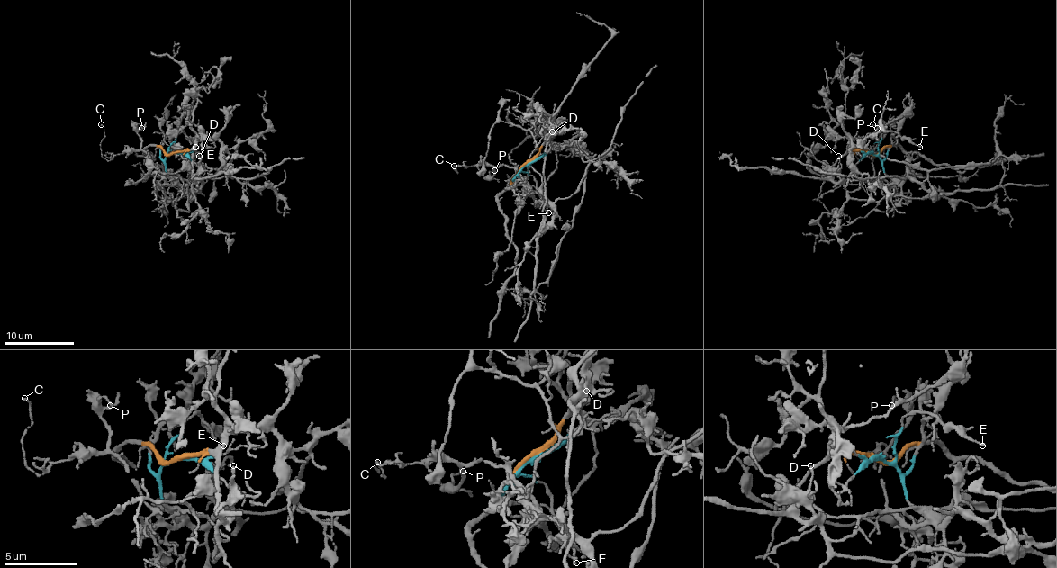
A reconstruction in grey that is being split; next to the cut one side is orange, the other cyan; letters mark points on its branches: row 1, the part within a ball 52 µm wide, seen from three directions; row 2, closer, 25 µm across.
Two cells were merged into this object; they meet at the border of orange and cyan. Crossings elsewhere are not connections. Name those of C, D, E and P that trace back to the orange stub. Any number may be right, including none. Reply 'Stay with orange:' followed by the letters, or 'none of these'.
Stay with orange: D

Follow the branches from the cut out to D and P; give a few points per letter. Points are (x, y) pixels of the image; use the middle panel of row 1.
D: (524, 165), (538, 151), (548, 123), (552, 132)
P: (524, 165), (518, 174), (522, 180), (512, 166), (495, 166), (495, 174), (490, 177), (495, 170)

